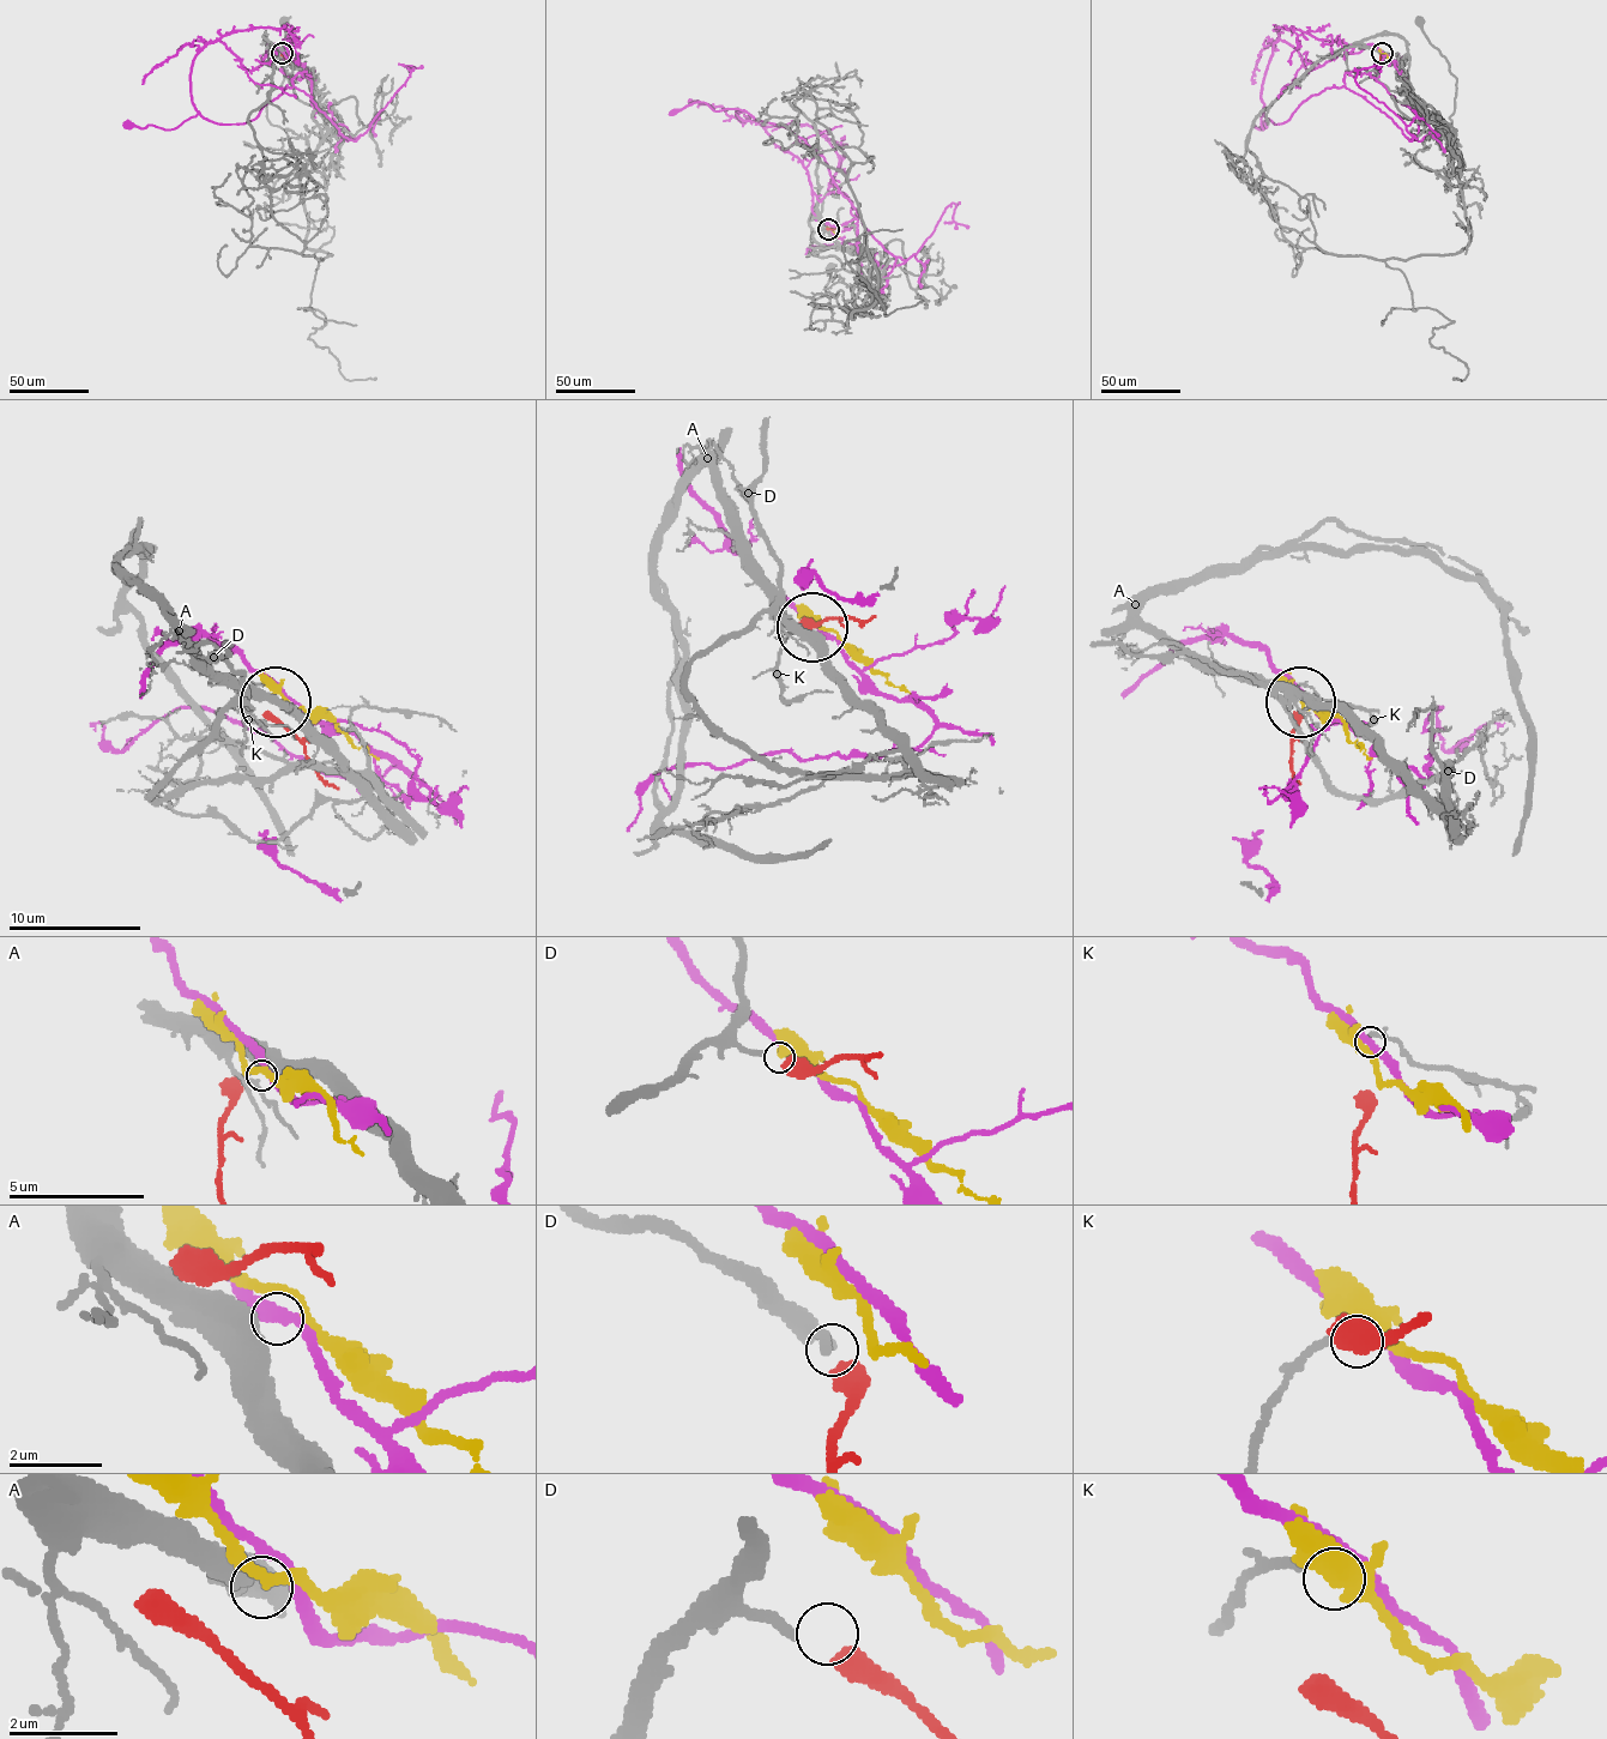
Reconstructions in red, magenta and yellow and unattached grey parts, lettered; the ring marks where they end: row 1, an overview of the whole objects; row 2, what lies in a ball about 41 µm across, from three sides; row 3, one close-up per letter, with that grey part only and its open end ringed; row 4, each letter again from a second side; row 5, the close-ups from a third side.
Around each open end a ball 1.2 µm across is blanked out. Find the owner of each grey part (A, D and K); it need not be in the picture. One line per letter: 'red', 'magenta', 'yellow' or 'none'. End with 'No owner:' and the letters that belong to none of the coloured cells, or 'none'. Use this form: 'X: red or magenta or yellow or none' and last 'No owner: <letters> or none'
A: none
D: red
K: magenta
No owner: A

